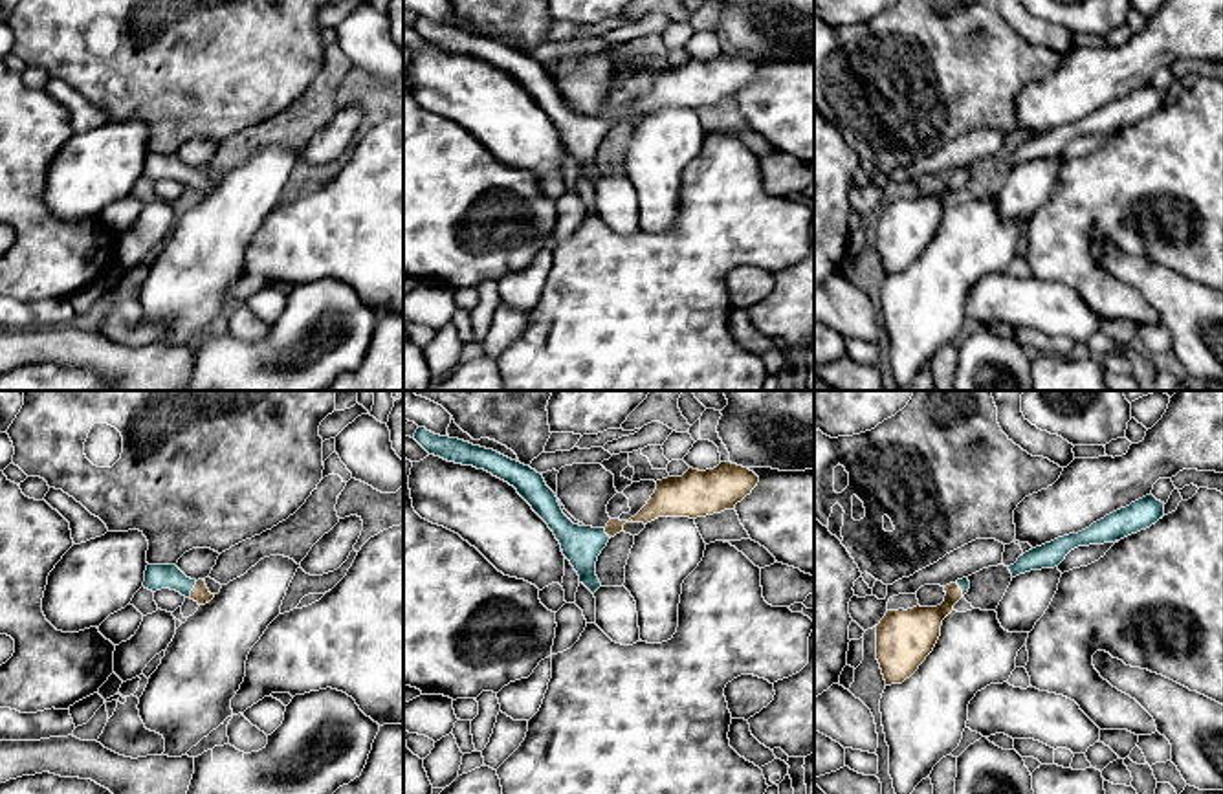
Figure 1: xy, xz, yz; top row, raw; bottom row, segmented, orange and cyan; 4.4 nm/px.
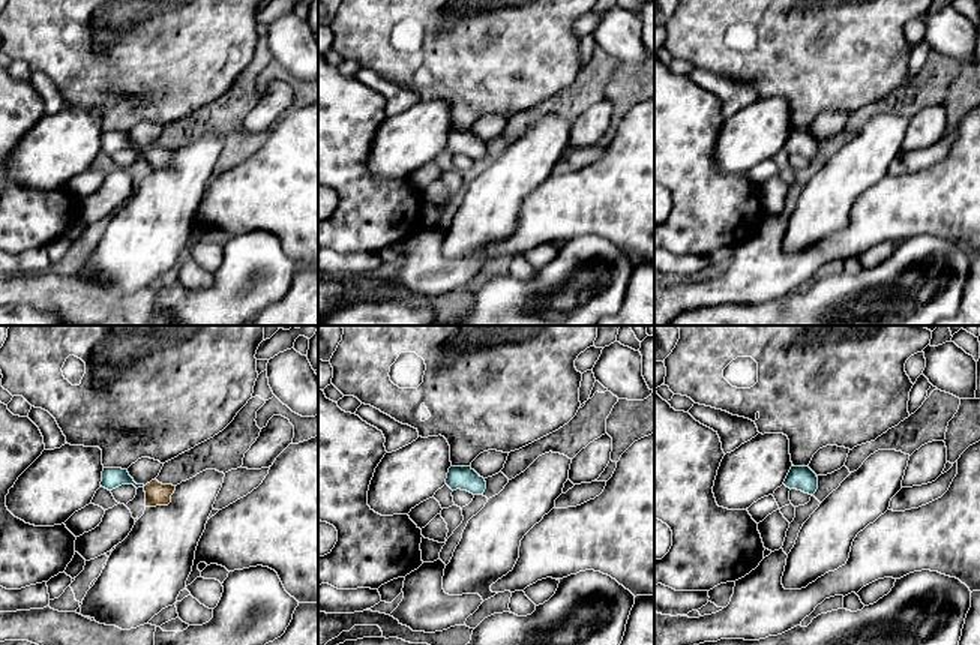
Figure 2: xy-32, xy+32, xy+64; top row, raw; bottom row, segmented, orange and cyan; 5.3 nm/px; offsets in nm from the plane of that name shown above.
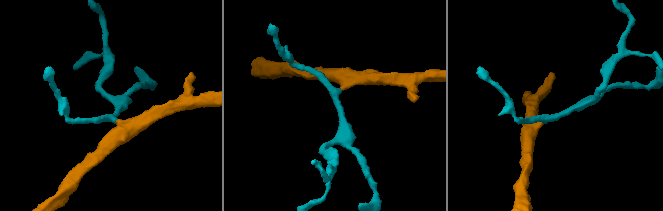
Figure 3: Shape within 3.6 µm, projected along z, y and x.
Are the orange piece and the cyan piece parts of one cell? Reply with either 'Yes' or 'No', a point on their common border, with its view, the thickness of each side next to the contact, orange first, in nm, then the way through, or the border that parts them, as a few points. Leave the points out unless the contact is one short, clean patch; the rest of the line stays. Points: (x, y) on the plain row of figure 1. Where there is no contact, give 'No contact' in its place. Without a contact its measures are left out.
Yes. Touches orange at xy (193, 178). Thickness 80 nm (orange) against 110 nm. Path across: xy (200, 182), (193, 178), (171, 165), (156, 165)

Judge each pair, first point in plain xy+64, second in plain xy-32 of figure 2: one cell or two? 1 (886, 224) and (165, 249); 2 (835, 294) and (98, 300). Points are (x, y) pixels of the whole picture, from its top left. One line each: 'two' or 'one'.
1: two
2: two

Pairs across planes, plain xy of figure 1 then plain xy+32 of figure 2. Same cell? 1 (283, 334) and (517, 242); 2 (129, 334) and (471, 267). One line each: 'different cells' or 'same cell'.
1: different cells
2: same cell

